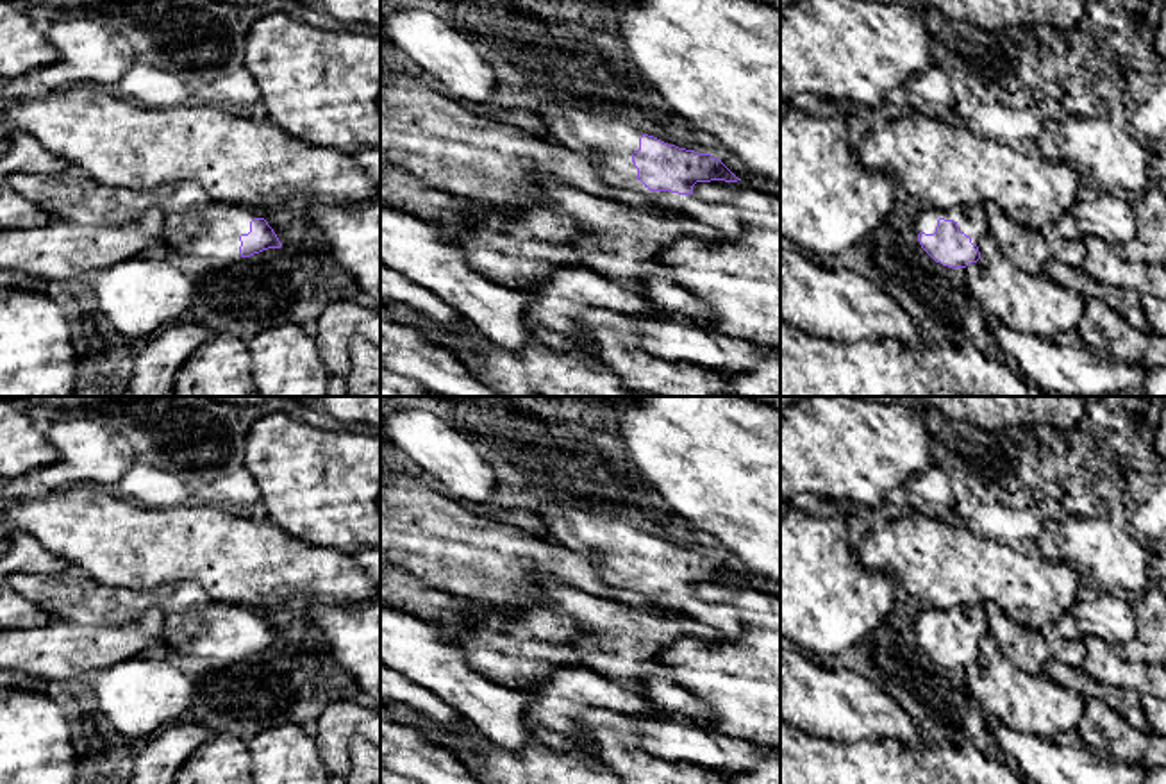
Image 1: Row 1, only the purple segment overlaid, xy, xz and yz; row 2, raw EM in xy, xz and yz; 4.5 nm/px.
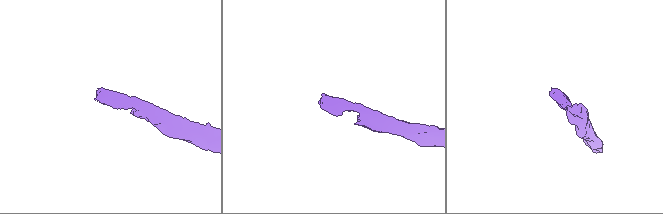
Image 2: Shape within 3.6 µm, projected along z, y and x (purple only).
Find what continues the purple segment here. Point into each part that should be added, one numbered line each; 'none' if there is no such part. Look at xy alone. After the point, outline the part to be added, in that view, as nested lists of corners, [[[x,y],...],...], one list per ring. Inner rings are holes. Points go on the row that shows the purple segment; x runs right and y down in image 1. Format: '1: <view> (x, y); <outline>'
1: xy (193, 224); [[[195,180],[177,182],[173,193],[159,207],[162,211],[162,241],[170,250],[204,259],[220,259],[229,264],[246,259],[239,254],[239,236],[250,232],[254,218],[264,218],[257,209],[214,200]]]

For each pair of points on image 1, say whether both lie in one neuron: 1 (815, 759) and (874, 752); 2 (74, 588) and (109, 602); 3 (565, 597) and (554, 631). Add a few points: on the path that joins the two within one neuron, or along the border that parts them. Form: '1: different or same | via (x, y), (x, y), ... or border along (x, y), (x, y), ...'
1: same | via (829, 759), (859, 759)
2: same | via (83, 597), (88, 602), (100, 602)
3: different | border along (558, 608), (588, 631)

